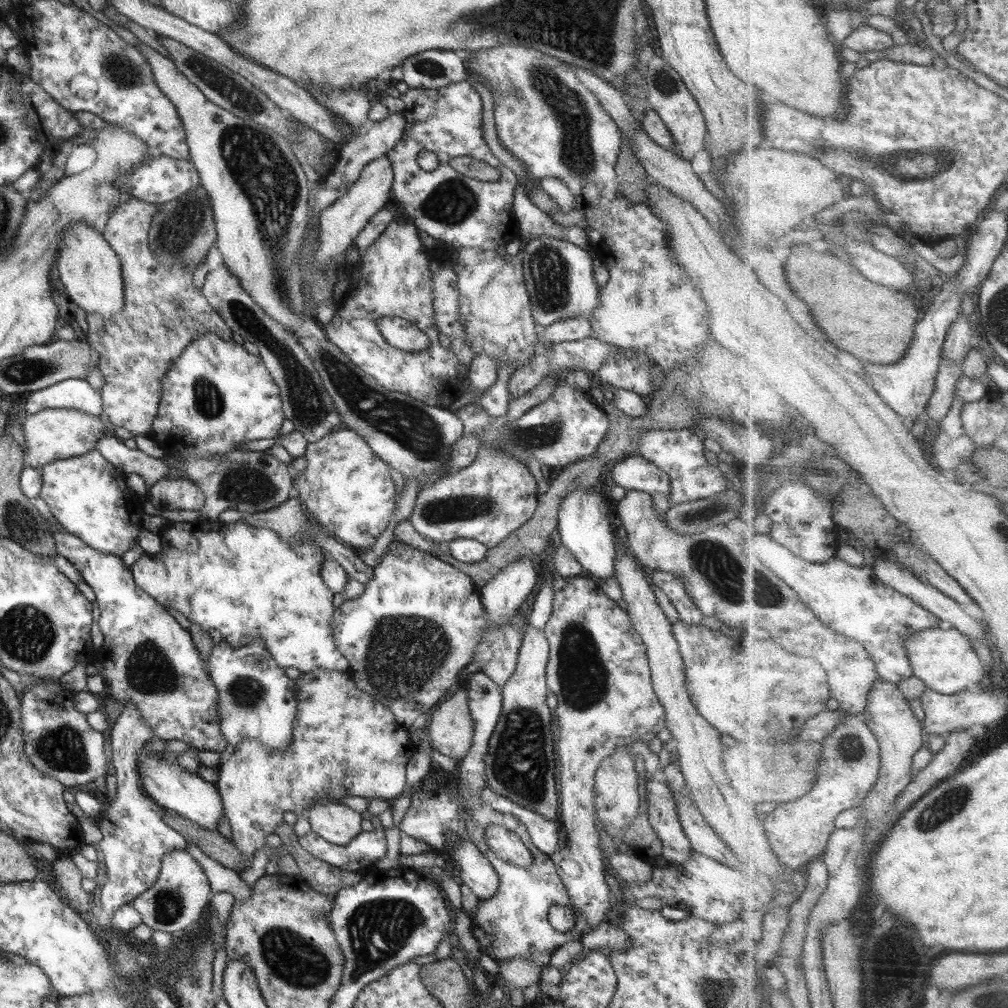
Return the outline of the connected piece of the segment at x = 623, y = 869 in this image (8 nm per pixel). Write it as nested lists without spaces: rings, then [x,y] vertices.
[[[601,849],[604,856],[608,857],[609,863],[616,869],[616,872],[624,878],[626,882],[646,882],[653,876],[653,864],[648,864],[640,857],[634,854],[624,854],[616,850],[615,854],[609,854],[604,849]]]

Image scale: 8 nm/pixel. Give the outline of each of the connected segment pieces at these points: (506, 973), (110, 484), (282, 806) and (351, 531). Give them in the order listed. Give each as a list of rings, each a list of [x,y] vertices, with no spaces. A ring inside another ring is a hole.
[[[534,952],[522,957],[512,957],[506,961],[498,961],[499,973],[509,988],[523,989],[540,982],[541,970],[550,965],[551,954]]]
[[[92,449],[82,456],[70,456],[64,460],[54,460],[43,467],[41,471],[42,488],[39,497],[49,506],[50,512],[59,524],[83,540],[94,550],[123,555],[124,552],[137,547],[138,534],[142,529],[141,517],[143,510],[141,503],[144,496],[128,488],[127,473],[106,461],[98,449]]]
[[[318,667],[314,669],[314,671],[301,673],[300,677],[295,680],[295,702],[297,703],[297,714],[293,719],[292,741],[287,748],[279,750],[279,752],[269,752],[269,748],[264,744],[261,744],[261,742],[258,742],[258,740],[244,739],[235,749],[228,752],[228,758],[217,768],[219,777],[218,781],[215,782],[215,785],[220,793],[226,816],[228,816],[234,844],[238,846],[238,850],[240,850],[240,854],[242,854],[240,855],[240,858],[242,858],[240,866],[244,869],[248,868],[248,864],[252,863],[254,854],[256,854],[258,850],[265,849],[266,837],[270,834],[275,834],[275,829],[278,828],[280,824],[284,823],[284,814],[286,814],[286,812],[294,813],[295,815],[304,815],[304,808],[306,808],[306,806],[312,807],[312,804],[314,804],[316,800],[326,798],[326,796],[330,796],[330,798],[363,796],[367,799],[383,798],[392,801],[405,793],[406,788],[408,788],[408,783],[406,782],[406,766],[413,761],[418,752],[417,746],[411,740],[408,728],[400,725],[395,720],[394,714],[386,709],[382,703],[378,703],[378,700],[375,700],[374,696],[358,689],[348,672],[331,671]]]
[[[348,428],[335,429],[316,442],[308,443],[306,452],[302,457],[306,460],[306,467],[302,471],[298,471],[297,476],[293,478],[293,496],[298,496],[302,498],[302,504],[306,506],[306,511],[309,513],[310,517],[314,522],[326,527],[330,533],[333,534],[334,538],[340,541],[342,544],[347,547],[353,548],[355,551],[367,551],[368,548],[374,546],[376,539],[382,534],[382,531],[388,526],[389,522],[392,520],[392,515],[394,514],[396,508],[395,496],[396,488],[392,480],[391,472],[389,470],[389,464],[380,459],[376,453],[370,448],[370,445],[358,435],[358,433],[350,430]]]

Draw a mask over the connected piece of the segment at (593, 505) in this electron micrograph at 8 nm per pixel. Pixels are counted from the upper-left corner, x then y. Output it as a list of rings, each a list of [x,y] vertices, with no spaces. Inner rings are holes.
[[[575,489],[566,499],[562,500],[560,508],[558,508],[558,534],[564,547],[568,548],[576,560],[582,564],[582,577],[594,578],[601,584],[604,580],[612,578],[615,574],[615,560],[616,560],[616,544],[614,534],[612,531],[612,524],[610,522],[610,508],[605,498],[601,494],[592,489]]]

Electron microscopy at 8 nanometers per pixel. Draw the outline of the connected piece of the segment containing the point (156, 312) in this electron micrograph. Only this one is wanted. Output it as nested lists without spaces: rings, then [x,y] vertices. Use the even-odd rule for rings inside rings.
[[[130,197],[127,202],[118,205],[110,214],[101,233],[108,245],[116,252],[121,263],[121,272],[124,286],[124,307],[122,312],[106,319],[98,312],[87,314],[89,326],[85,339],[93,350],[100,353],[98,368],[104,376],[104,386],[101,390],[103,412],[110,432],[122,436],[136,437],[148,435],[153,430],[153,420],[158,414],[158,404],[162,400],[162,379],[164,374],[172,368],[172,362],[184,353],[185,347],[192,343],[194,338],[214,332],[216,335],[231,340],[232,329],[218,314],[218,311],[208,303],[202,289],[193,282],[193,268],[183,264],[168,264],[163,266],[148,243],[149,229],[155,213],[160,205],[150,204],[144,200]]]

